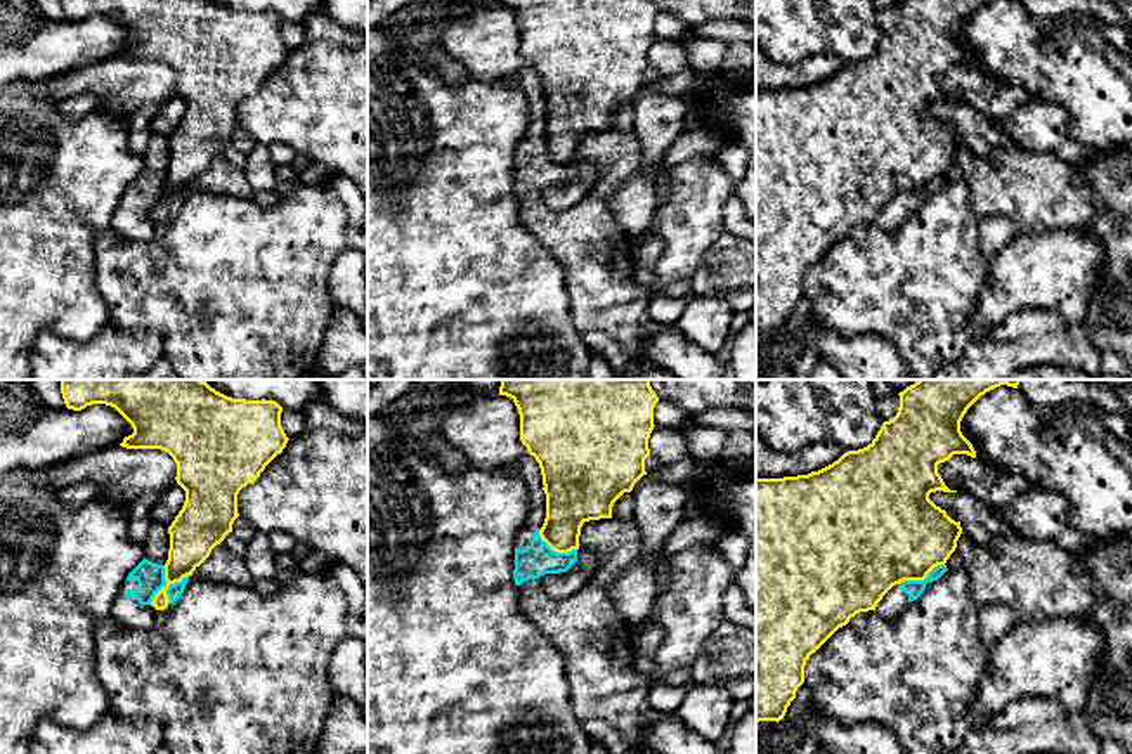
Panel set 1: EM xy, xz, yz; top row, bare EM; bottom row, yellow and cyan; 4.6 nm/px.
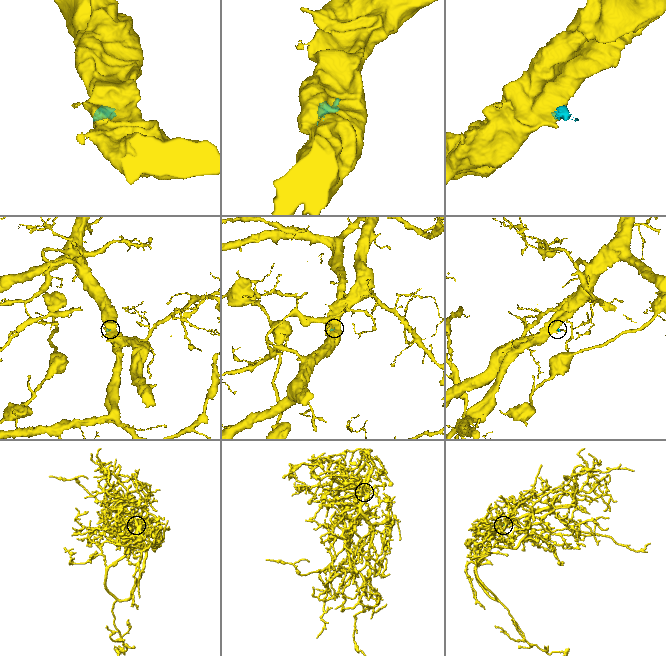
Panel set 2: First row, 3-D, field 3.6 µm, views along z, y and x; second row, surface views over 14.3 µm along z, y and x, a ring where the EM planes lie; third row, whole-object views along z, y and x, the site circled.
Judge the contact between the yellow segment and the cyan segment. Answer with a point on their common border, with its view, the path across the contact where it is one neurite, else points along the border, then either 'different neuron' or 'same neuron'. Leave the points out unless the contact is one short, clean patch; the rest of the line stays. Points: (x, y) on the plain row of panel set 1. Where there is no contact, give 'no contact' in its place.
contact xy (167, 196); border xy (189, 186), (165, 196), (149, 215); different neuron

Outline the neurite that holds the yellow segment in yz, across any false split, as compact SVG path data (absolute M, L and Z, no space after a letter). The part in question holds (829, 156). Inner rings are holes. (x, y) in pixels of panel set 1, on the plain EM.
M905 0L900 3L900 19L893 31L884 33L875 50L863 61L848 62L832 76L808 87L784 90L756 90L756 335L784 331L787 319L796 310L797 300L804 295L804 277L839 239L846 237L860 224L875 222L882 208L903 192L924 192L927 185L945 177L957 159L962 146L960 133L952 132L945 121L936 118L929 106L950 102L938 76L948 73L953 66L976 69L973 55L962 47L960 33L967 21L986 3L993 0Z

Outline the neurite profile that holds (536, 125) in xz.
M525 68L508 78L498 80L508 83L522 92L529 102L529 123L524 137L534 142L541 142L546 130L546 106L543 102L543 87L539 75L534 68Z

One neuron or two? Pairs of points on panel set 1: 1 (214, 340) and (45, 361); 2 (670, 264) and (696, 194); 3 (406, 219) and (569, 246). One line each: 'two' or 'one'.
1: two
2: one
3: two

